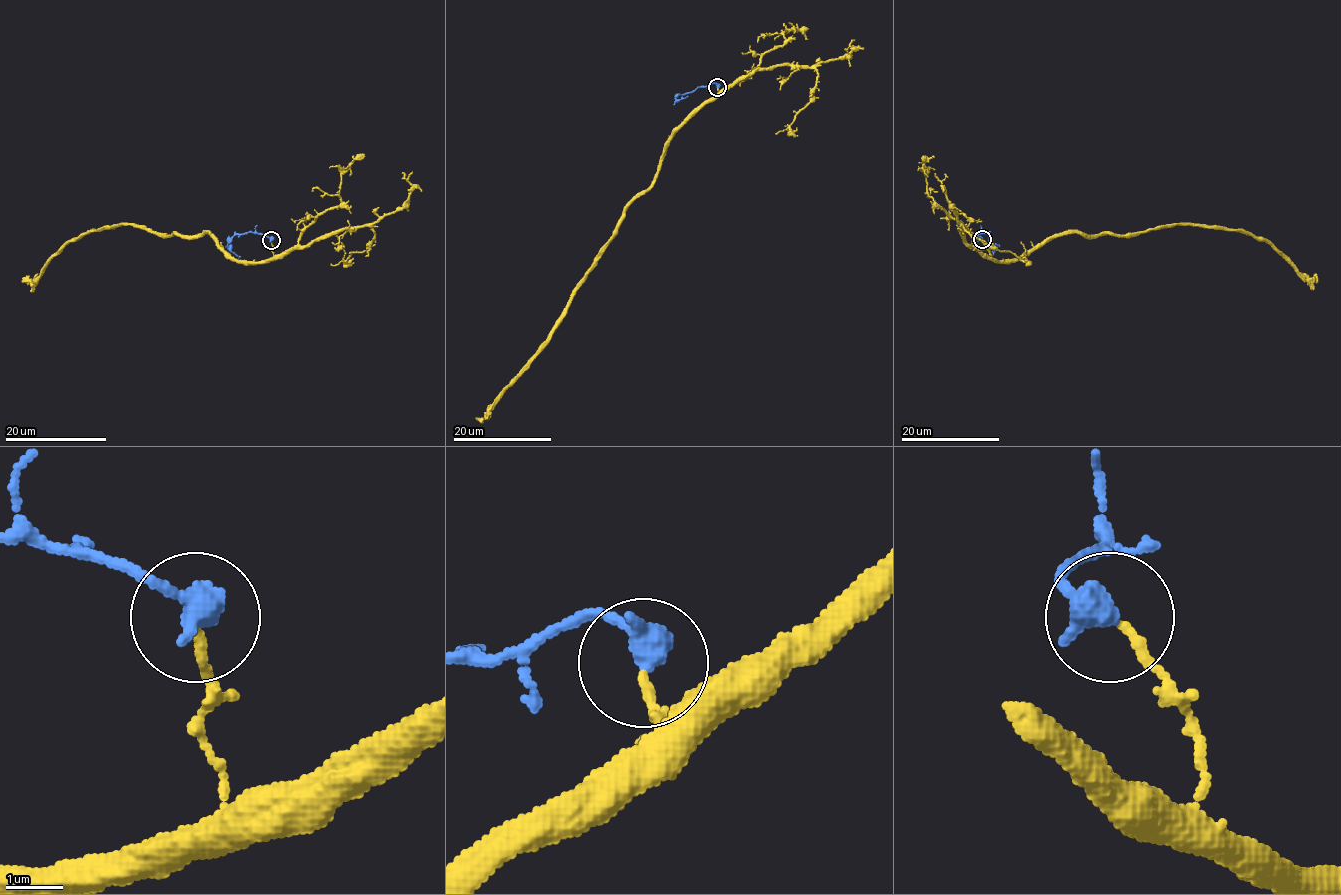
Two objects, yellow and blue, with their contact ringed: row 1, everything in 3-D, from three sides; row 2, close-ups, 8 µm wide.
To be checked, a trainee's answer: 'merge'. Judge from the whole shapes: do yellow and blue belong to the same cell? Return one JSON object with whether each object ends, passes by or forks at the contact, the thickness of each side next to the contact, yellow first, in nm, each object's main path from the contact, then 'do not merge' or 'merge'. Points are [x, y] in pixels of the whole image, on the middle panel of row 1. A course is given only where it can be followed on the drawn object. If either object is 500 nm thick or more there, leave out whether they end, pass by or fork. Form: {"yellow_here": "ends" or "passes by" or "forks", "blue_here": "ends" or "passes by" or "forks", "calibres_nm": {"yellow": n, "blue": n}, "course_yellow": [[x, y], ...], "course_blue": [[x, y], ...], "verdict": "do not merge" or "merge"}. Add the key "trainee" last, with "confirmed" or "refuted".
{"calibres_nm": {"yellow": 140, "blue": 500}, "course_yellow": [[717, 87], [719, 94], [669, 141], [655, 181], [626, 208], [617, 234], [542, 350], [491, 411], [476, 417]], "course_blue": [[717, 87], [713, 83], [699, 87], [675, 98], [688, 96]], "verdict": "merge", "trainee": "confirmed"}

